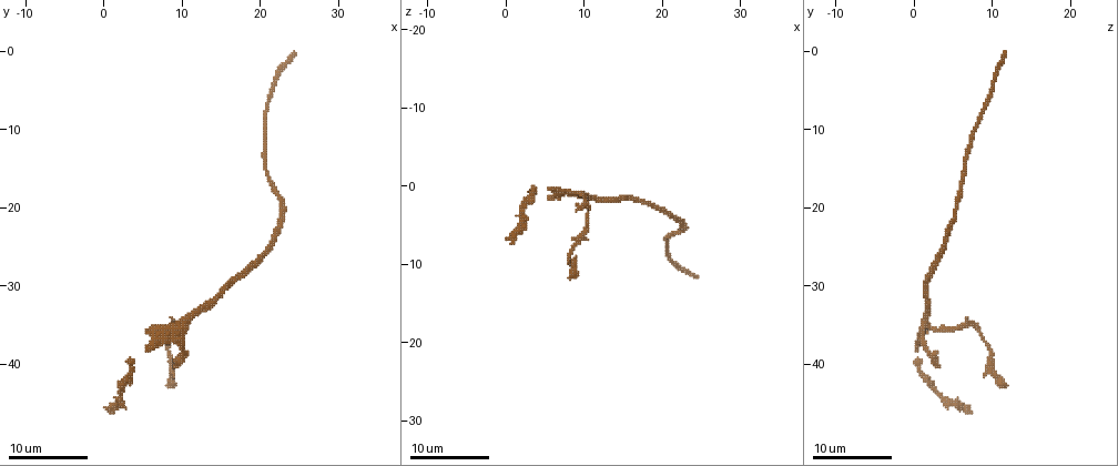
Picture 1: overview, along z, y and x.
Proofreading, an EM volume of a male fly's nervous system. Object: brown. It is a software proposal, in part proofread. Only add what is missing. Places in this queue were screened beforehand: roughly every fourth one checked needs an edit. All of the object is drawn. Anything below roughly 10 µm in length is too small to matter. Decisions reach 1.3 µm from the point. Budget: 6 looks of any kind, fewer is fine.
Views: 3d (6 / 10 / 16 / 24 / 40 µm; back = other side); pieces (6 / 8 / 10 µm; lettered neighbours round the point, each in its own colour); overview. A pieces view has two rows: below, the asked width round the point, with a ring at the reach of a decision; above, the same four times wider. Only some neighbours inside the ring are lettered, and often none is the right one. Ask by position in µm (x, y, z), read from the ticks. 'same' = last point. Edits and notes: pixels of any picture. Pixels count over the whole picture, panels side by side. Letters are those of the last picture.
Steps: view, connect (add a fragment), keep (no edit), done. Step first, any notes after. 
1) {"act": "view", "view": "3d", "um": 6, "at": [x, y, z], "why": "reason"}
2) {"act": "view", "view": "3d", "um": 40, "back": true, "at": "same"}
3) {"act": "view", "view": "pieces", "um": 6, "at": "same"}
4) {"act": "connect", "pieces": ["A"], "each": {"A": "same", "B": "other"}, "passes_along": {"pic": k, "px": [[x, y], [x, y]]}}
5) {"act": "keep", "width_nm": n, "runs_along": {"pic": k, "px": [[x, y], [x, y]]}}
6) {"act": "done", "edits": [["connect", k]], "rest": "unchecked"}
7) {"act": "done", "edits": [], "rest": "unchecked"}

{"act": "view", "view": "pieces", "um": 8, "at": [24.5, 0.0, 11.5], "why": "free end"}

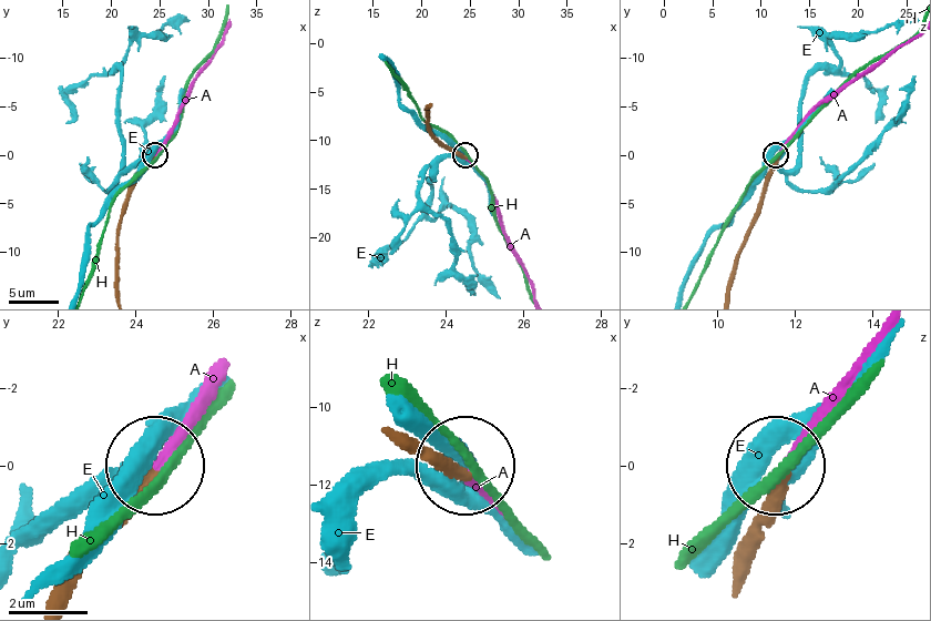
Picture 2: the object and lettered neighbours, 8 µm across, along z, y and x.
{"act": "connect", "pieces": ["A"], "each": {"A": "same", "E": "other", "H": "other"}, "passes_along": {"pic": 2, "px": [[764, 184], [788, 138], [816, 108], [912, 40]]}, "found": "the neuron continues"}

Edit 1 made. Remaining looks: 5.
{"act": "view", "view": "overview"}

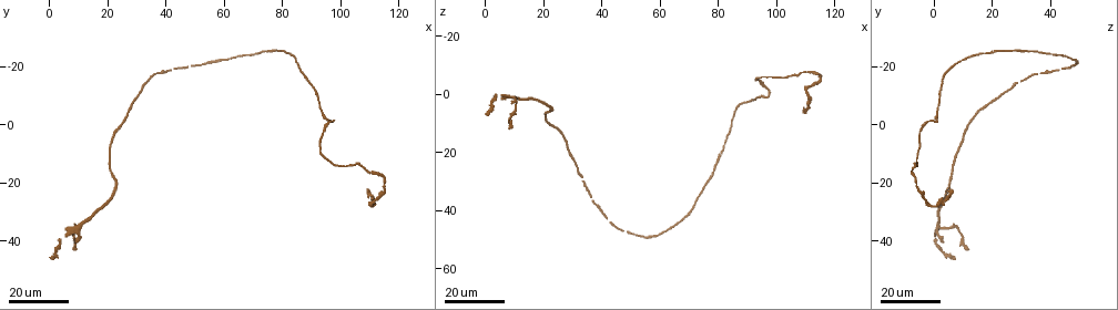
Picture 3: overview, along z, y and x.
{"act": "view", "view": "3d", "um": 24, "at": [9, 40, 3], "why": "an open end"}

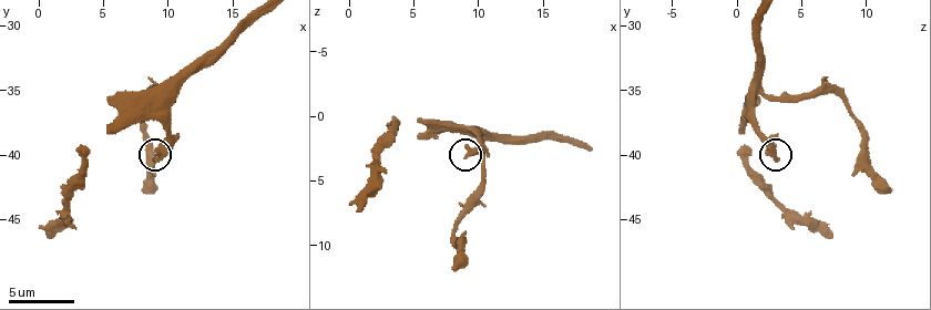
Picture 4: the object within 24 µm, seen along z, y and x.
{"act": "view", "view": "pieces", "um": 10, "at": [9.0, 40.2, 3.0], "why": "what lies round it"}

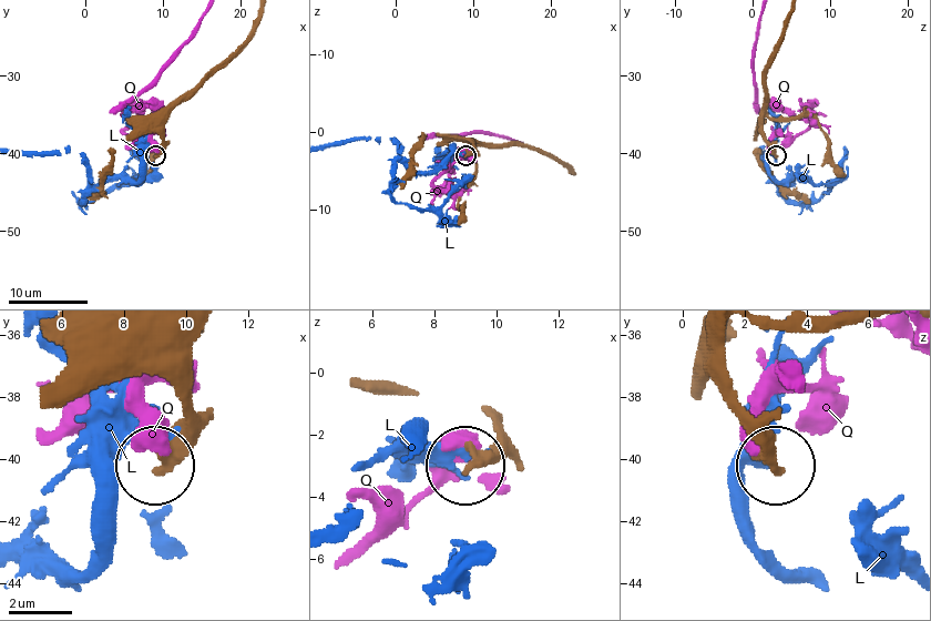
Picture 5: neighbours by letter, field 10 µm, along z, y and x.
{"act": "keep", "each": {"L": "other", "Q": "other"}, "runs_along": {"pic": 5, "px": [[545, 154], [519, 145], [484, 145], [479, 141], [466, 154]]}, "found": "no lettered fragment goes on from it"}

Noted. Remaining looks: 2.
{"act": "view", "view": "pieces", "um": 10, "at": [8.4, 42.6, 11.8], "why": "free end"}

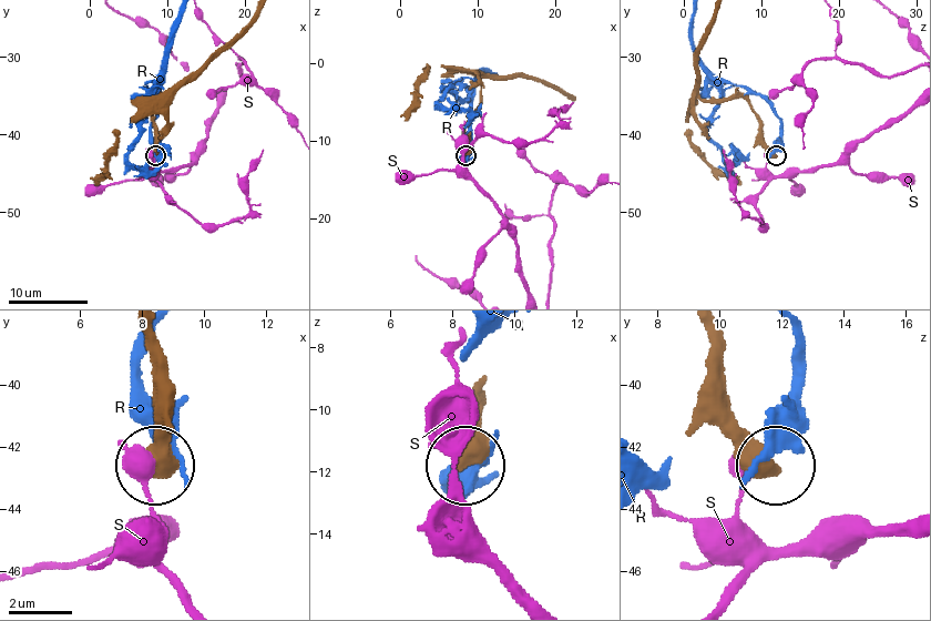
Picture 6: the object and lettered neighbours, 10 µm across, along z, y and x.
{"act": "keep", "each": {"R": "other", "S": "other"}, "found": "no lettered fragment goes on from it"}

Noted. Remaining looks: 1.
{"act": "done", "edits": [["connect", 2]], "rest": "unchecked"}

